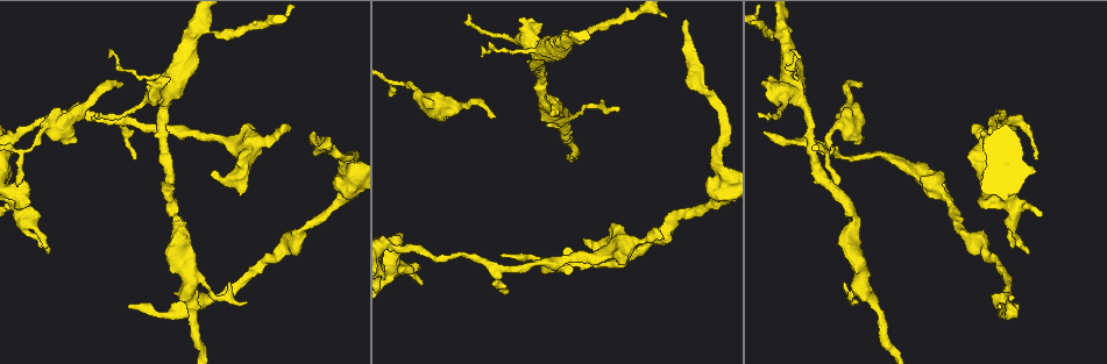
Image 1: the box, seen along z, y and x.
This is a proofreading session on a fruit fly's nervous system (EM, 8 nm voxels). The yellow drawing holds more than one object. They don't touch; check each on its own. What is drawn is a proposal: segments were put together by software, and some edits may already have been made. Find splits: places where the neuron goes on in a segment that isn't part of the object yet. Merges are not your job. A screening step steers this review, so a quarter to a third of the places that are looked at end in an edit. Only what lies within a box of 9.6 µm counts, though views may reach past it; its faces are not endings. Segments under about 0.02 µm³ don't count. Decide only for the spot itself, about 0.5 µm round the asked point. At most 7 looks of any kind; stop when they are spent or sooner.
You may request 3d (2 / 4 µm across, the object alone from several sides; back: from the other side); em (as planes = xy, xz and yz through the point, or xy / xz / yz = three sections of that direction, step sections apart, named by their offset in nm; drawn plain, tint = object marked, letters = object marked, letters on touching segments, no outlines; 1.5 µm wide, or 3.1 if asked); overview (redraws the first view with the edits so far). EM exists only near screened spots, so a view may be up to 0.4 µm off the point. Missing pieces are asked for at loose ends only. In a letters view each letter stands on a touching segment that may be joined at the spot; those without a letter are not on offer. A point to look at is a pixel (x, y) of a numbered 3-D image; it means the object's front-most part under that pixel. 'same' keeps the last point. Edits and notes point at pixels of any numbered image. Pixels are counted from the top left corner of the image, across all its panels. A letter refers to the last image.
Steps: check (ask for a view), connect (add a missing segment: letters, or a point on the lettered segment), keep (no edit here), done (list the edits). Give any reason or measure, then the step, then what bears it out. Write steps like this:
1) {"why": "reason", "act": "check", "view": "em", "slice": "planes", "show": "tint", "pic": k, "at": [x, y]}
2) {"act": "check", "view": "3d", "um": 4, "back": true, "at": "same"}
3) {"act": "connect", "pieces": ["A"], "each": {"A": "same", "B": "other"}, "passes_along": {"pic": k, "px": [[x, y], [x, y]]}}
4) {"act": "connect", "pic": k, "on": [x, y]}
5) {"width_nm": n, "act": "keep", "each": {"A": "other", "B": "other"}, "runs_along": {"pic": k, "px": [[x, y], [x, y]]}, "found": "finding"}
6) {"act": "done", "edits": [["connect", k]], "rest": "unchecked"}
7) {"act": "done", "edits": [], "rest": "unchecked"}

{"why": "free end", "act": "check", "view": "3d", "um": 2, "back": true, "pic": 1, "at": [499, 255]}

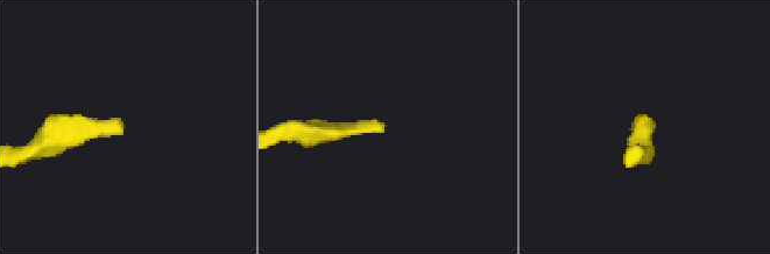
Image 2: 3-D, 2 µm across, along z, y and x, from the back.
{"why": "shape alone is not enough", "act": "check", "view": "em", "slice": "planes", "show": "letters", "pic": 2, "at": [121, 134]}

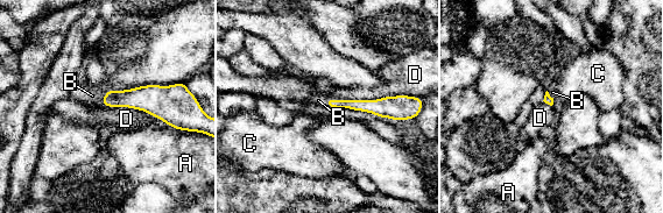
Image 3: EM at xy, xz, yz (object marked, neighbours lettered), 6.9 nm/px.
{"longest_contact_nm": ["D", 550], "act": "connect", "pieces": ["B"], "each": {"A": "other", "B": "same", "C": "other", "D": "other"}, "passes_along": {"pic": 3, "px": [[140, 98], [104, 97], [92, 96]]}, "found": "the neuron continues"}

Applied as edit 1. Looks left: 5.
{"why": "see it whole again", "act": "check", "view": "overview"}

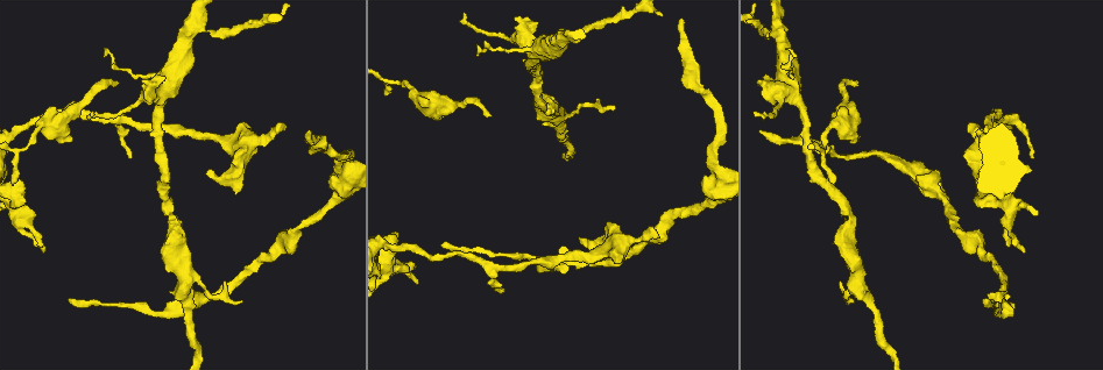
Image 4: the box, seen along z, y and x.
{"why": "an open end", "act": "check", "view": "3d", "um": 2, "pic": 4, "at": [974, 128]}

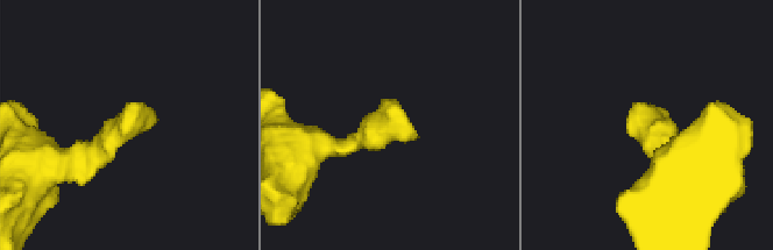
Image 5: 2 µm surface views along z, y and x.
{"act": "check", "view": "em", "slice": "planes", "show": "letters", "pic": 5, "at": [154, 123]}

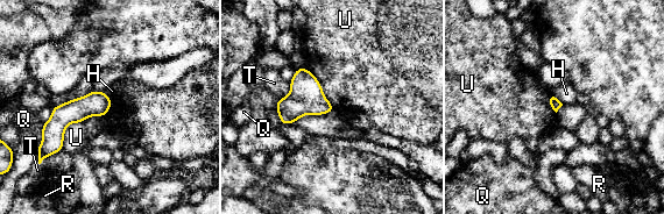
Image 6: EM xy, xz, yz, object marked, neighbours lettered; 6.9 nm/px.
{"longest_contact_nm": ["U", 360], "act": "keep", "each": {"H": "other", "Q": "other", "R": "other", "T": "other", "U": "other"}, "found": "none of them fits"}

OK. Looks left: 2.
{"act": "done", "edits": [["connect", 3]], "rest": "unchecked"}

